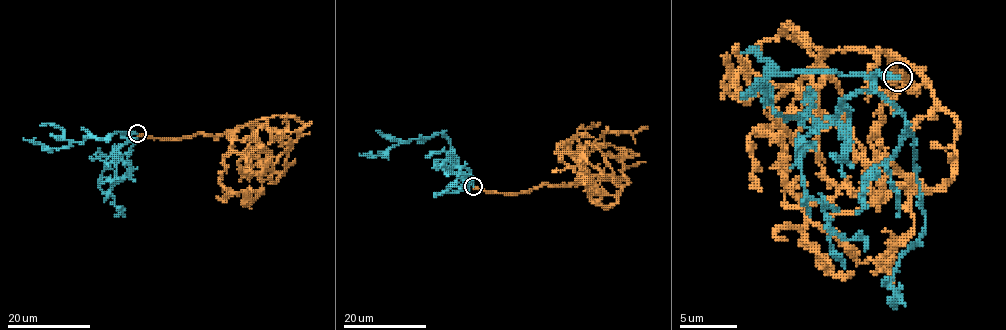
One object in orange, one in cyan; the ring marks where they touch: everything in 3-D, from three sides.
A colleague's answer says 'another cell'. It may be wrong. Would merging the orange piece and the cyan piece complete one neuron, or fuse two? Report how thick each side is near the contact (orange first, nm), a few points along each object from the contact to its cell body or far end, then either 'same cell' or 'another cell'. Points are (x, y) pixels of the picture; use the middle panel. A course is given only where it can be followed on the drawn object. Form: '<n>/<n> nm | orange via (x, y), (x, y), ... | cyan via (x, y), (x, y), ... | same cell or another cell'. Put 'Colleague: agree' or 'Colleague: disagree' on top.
Colleague: agree
400/400 nm | orange via (474, 187), (520, 193), (541, 185), (584, 185), (608, 207), (622, 185), (595, 146), (609, 142) | cyan via (474, 186), (460, 176), (451, 142), (442, 133), (409, 139), (377, 155), (360, 154) | another cell

